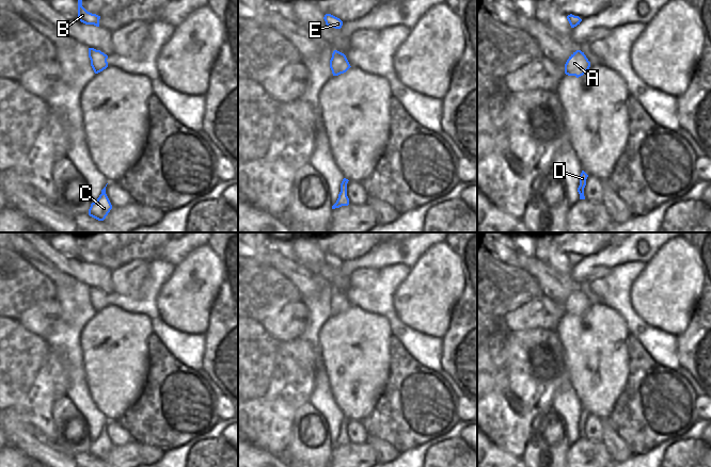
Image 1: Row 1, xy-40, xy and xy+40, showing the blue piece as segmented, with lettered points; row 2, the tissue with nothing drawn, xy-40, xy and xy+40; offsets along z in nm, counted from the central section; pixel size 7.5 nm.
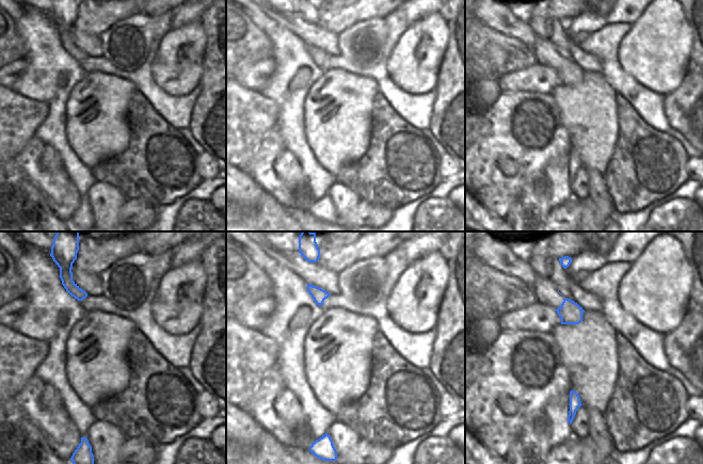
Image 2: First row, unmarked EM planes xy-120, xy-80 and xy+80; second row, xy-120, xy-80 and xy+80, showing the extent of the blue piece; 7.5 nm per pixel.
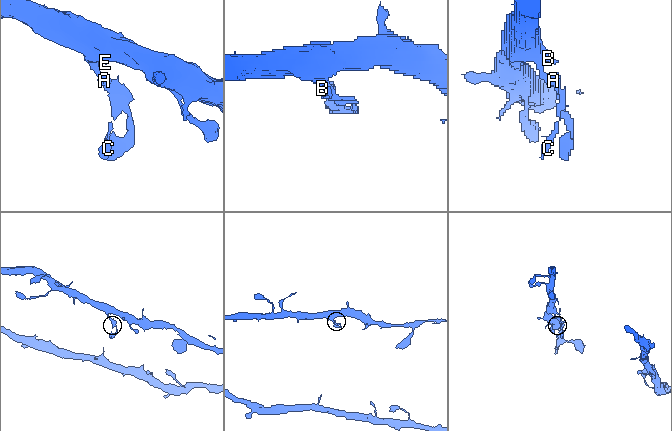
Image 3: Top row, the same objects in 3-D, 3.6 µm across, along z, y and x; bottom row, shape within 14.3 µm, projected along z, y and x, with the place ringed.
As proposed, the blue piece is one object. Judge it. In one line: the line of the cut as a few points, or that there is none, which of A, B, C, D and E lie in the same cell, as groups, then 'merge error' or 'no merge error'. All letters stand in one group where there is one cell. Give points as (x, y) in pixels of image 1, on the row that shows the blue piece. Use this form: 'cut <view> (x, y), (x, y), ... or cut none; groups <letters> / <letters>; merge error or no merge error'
cut xy+40 (588, 67), (583, 73), (574, 73), (572, 75); groups A B E / C D; merge error

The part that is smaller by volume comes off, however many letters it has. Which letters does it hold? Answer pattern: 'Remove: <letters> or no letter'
Remove: C, D

